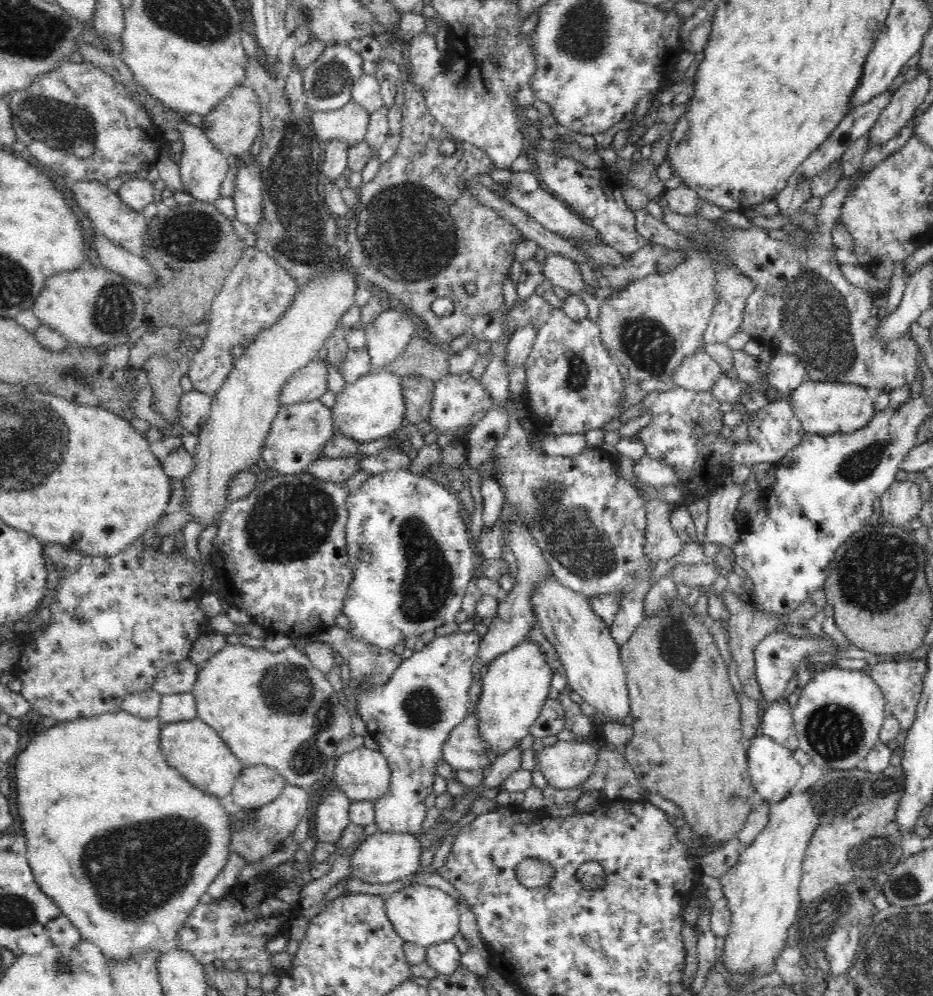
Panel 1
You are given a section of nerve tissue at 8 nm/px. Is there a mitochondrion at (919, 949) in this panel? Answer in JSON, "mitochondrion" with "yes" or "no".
{"mitochondrion":"yes"}

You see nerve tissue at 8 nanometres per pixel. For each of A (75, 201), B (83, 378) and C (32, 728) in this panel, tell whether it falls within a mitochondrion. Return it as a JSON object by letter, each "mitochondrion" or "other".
{"A":"other","B":"mitochondrion","C":"other"}

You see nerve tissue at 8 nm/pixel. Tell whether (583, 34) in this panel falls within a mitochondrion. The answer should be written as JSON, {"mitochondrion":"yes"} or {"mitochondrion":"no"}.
{"mitochondrion":"yes"}

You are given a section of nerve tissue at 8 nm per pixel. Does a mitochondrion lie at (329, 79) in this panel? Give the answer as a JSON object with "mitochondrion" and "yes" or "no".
{"mitochondrion":"yes"}

